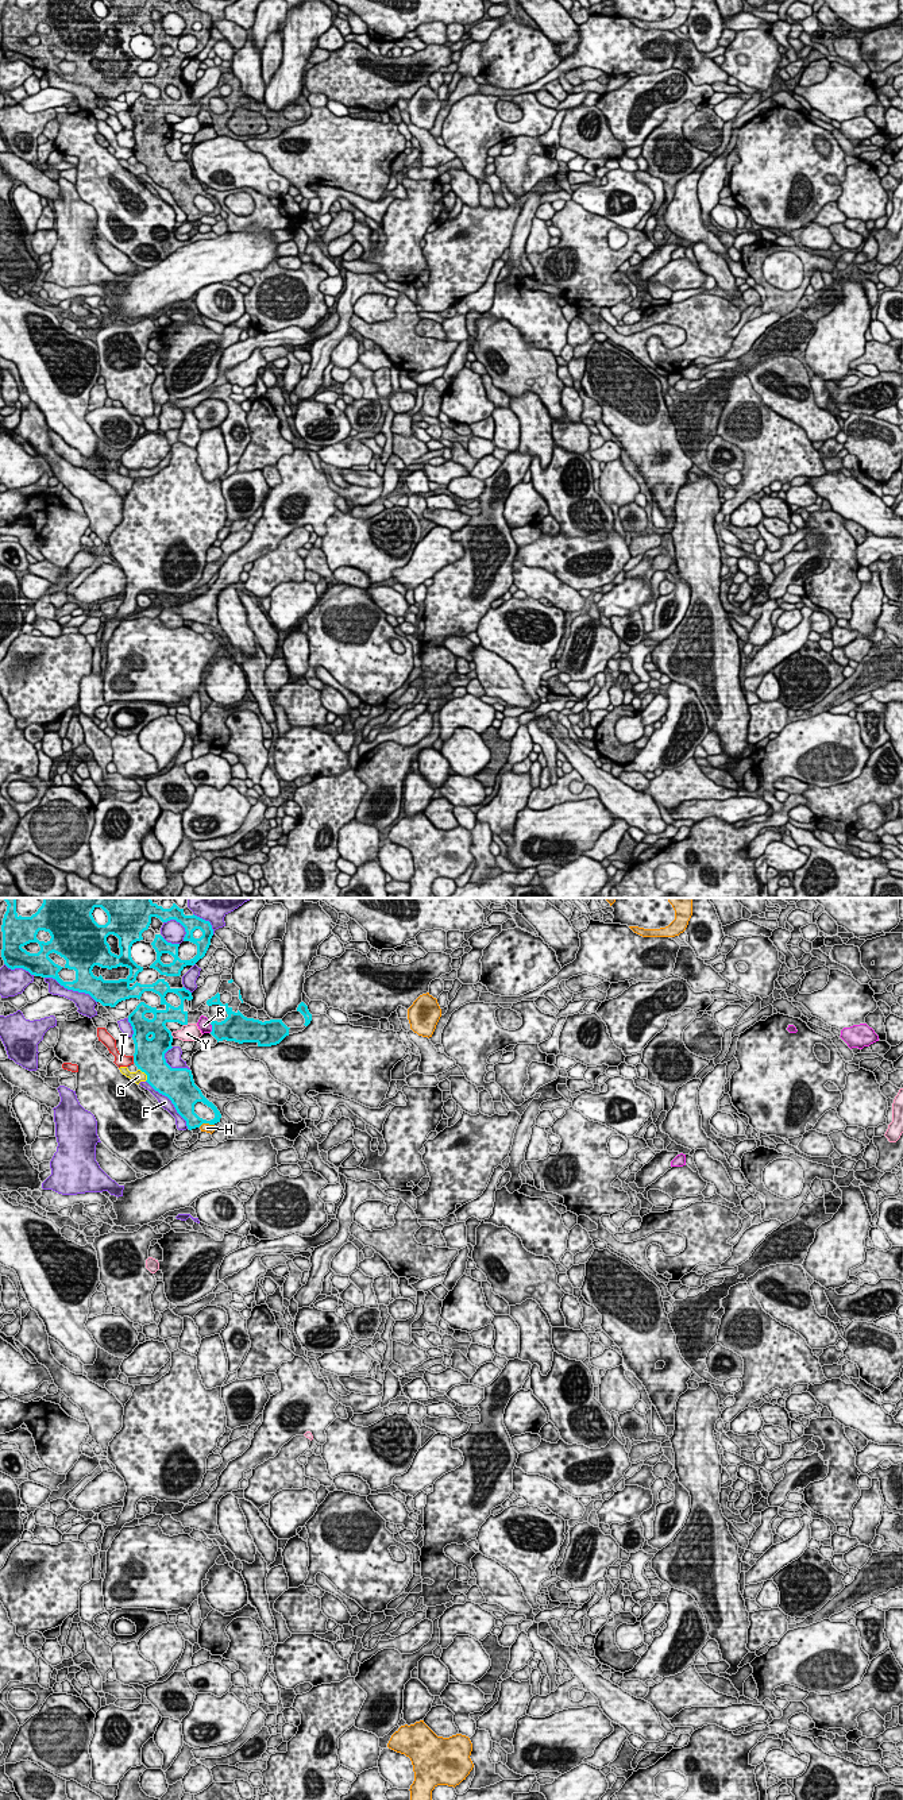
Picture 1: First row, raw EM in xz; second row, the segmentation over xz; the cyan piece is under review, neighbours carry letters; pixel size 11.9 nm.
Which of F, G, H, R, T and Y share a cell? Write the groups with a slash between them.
F / G / H / R / T / Y

